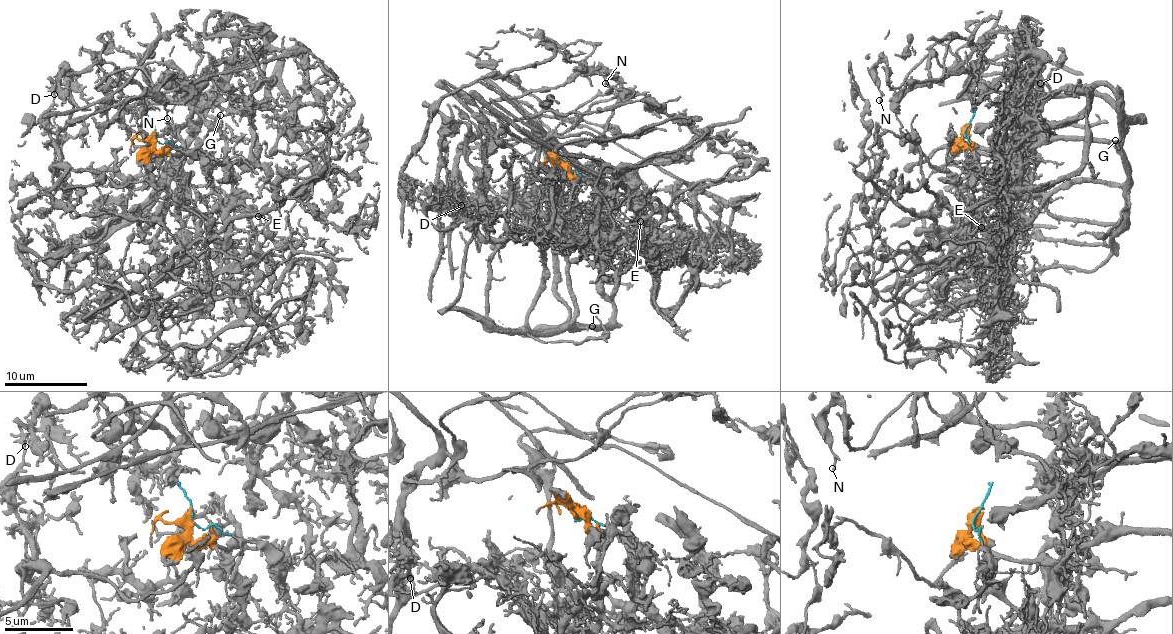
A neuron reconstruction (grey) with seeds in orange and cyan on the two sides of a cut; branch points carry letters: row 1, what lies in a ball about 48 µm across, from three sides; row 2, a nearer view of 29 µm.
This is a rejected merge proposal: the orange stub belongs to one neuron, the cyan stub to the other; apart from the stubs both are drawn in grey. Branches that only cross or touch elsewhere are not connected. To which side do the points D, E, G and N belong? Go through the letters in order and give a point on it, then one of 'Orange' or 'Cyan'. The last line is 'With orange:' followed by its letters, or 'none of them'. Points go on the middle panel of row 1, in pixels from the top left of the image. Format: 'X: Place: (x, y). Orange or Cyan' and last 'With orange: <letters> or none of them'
D: Place: (461, 205). Orange
E: Place: (640, 221). Cyan
G: Place: (592, 326). Orange
N: Place: (605, 83). Orange
With orange: D, G, N

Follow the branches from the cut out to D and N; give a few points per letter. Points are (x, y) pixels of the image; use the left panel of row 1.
D: (154, 134), (176, 156), (199, 119), (132, 213), (85, 205), (49, 133), (55, 94)
N: (154, 134), (183, 151), (132, 142), (131, 80), (97, 86), (143, 68), (183, 102), (174, 79), (167, 119)

